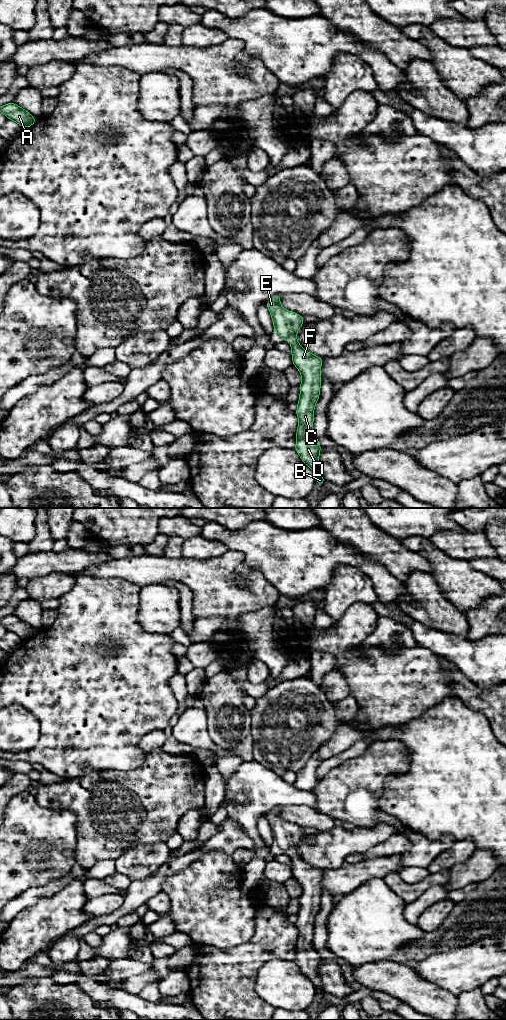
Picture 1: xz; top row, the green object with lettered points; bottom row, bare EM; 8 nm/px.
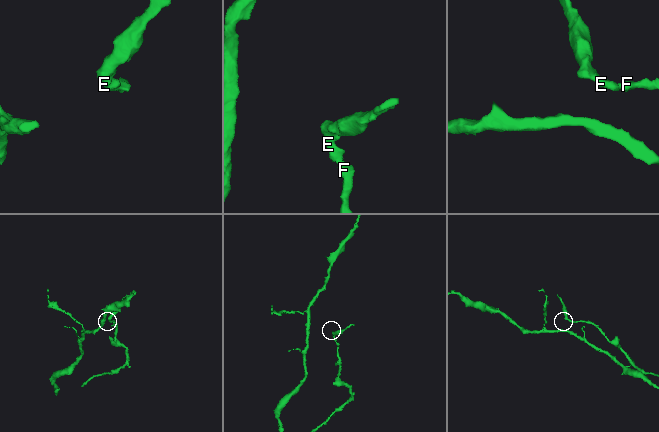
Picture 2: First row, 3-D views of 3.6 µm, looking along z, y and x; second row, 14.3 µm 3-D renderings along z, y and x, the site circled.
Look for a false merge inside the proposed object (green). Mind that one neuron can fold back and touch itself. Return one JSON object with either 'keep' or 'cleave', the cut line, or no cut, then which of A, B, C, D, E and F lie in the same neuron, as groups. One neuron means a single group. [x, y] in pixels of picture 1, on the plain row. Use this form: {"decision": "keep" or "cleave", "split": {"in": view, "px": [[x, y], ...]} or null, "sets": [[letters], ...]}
{"decision": "keep", "split": null, "sets": [["A", "B", "C", "D", "E", "F"]]}

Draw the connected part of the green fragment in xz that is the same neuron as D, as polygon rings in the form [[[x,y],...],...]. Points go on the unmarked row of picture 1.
[[[281,806],[275,807],[266,814],[271,826],[273,843],[282,851],[287,851],[291,857],[293,877],[302,887],[299,898],[300,909],[295,926],[299,930],[296,943],[296,958],[294,962],[301,972],[311,980],[316,989],[318,998],[326,997],[319,978],[321,956],[313,946],[314,920],[320,908],[321,888],[320,881],[323,870],[310,866],[302,860],[296,851],[299,840],[305,835],[298,825],[284,821],[280,816]]]

